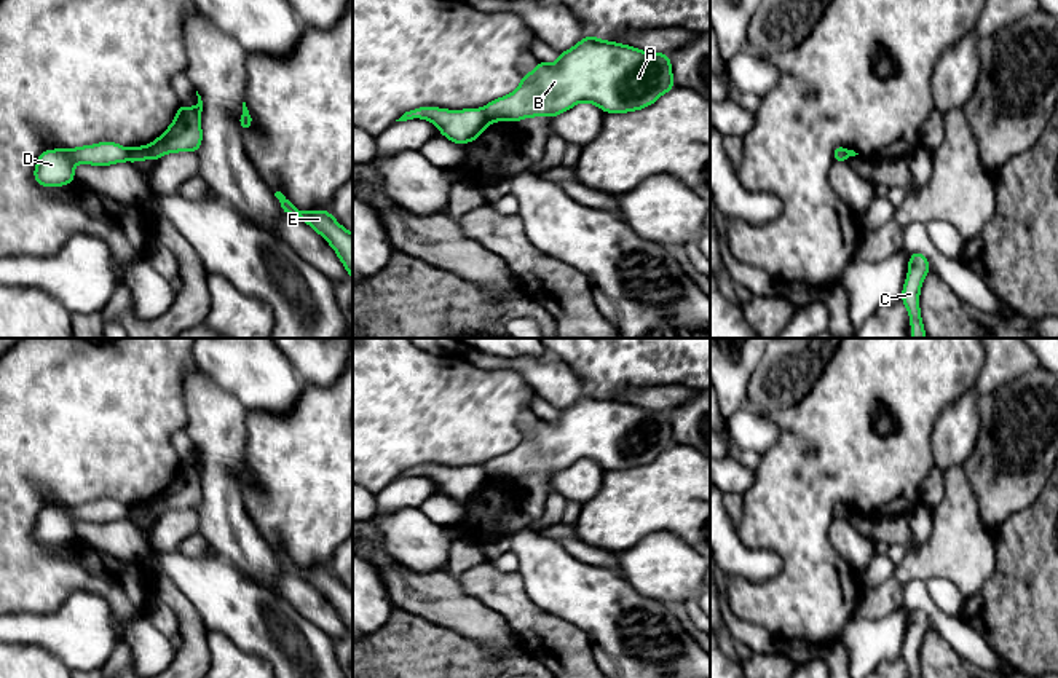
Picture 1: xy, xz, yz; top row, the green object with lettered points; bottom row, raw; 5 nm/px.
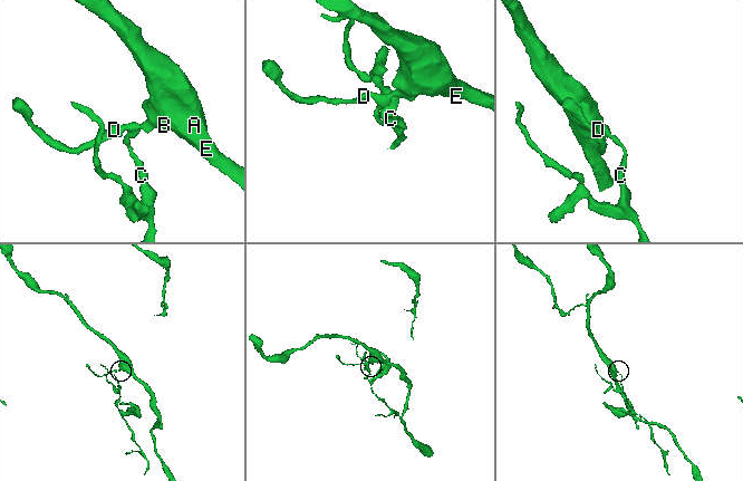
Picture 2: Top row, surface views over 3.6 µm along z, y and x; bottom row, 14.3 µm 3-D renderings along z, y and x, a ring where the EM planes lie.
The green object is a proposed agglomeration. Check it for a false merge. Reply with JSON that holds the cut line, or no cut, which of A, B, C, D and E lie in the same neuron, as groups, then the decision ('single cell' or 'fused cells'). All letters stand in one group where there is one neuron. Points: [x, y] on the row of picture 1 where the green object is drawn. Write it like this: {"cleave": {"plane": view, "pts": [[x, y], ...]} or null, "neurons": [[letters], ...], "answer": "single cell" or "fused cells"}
{"cleave": {"plane": "xz", "pts": [[482, 110], [490, 122]]}, "neurons": [["A", "B", "E"], ["C", "D"]], "answer": "fused cells"}

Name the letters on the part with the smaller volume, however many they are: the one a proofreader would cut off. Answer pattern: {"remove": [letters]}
{"remove": ["C", "D"]}

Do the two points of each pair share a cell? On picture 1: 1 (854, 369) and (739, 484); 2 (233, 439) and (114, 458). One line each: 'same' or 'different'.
1: different
2: different

